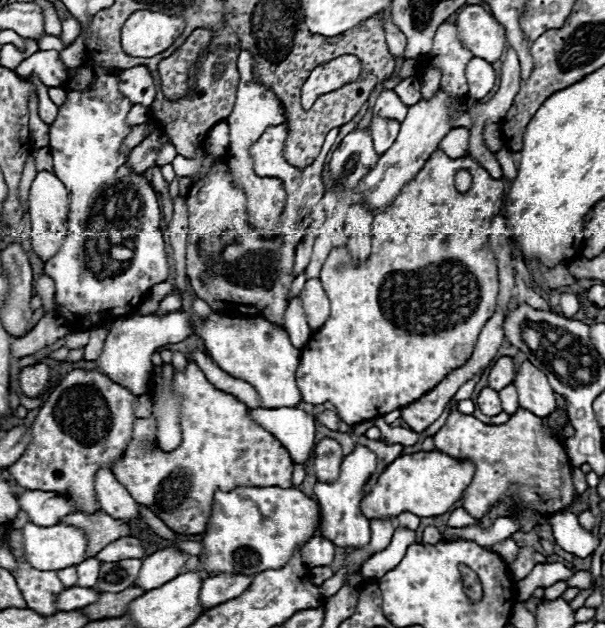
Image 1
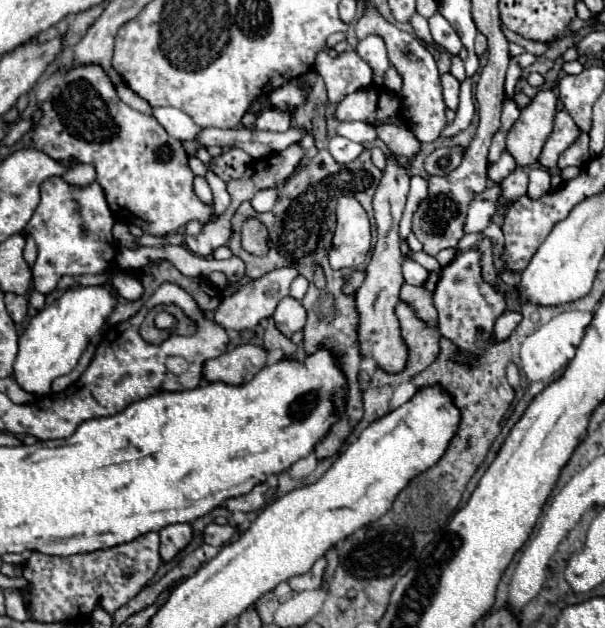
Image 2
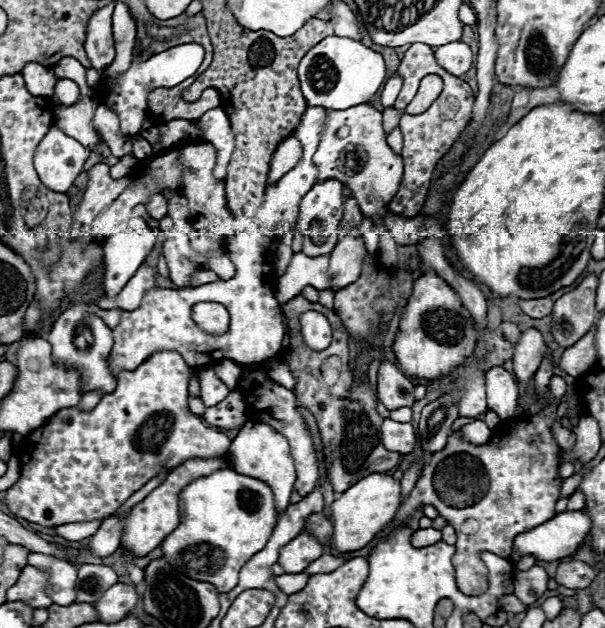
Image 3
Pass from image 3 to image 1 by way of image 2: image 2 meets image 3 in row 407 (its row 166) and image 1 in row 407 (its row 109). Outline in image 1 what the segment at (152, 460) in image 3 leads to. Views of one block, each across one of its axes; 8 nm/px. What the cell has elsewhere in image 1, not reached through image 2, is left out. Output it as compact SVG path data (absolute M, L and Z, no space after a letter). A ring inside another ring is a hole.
M72 370L46 398L42 404L34 424L32 424L32 442L24 456L16 460L8 472L16 480L18 486L28 490L46 490L46 492L60 492L68 498L74 498L78 502L78 512L92 514L98 510L98 500L94 492L94 474L100 466L112 468L114 458L120 458L126 450L126 442L132 434L132 424L136 420L132 404L134 394L130 394L126 388L114 384L106 374L98 370Z

